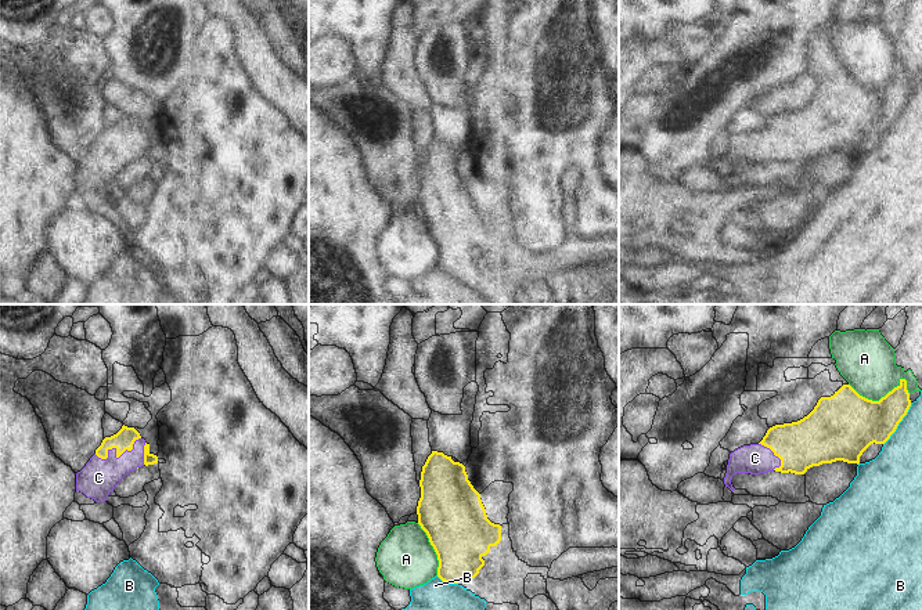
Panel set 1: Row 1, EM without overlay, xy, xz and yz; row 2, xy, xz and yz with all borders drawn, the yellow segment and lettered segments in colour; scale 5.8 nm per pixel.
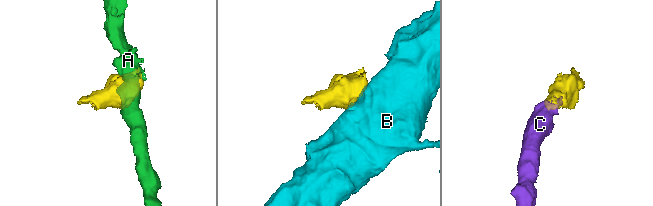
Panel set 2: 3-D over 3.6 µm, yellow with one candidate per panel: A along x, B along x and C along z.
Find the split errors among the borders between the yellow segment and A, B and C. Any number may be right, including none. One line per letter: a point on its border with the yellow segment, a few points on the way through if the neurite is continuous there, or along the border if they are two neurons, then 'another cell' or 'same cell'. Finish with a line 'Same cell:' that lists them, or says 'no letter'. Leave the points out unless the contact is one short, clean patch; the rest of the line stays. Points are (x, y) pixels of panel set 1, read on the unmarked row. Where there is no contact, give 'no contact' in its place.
A: contact yz (885, 86); another cell
B: contact yz (899, 112); another cell
C: contact xy (116, 144); same cell
Same cell: C

